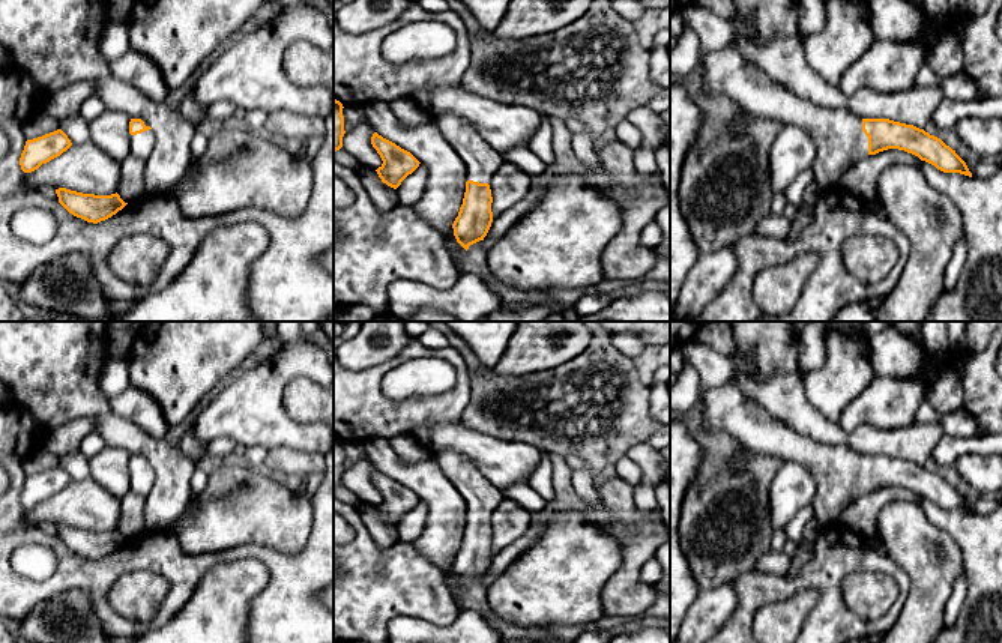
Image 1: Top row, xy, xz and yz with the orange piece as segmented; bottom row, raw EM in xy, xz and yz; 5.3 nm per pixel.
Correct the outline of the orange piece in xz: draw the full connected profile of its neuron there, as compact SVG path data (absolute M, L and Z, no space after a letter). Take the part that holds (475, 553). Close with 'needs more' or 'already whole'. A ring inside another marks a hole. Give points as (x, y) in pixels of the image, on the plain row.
M455 451L436 454L434 461L467 503L463 541L452 565L457 578L467 587L484 577L491 559L491 514L505 500L505 493L491 484L473 464Z; needs more

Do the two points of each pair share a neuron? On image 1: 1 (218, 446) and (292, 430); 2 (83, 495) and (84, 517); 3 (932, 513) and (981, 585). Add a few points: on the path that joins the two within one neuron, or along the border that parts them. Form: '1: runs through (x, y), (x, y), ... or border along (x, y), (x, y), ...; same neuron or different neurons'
1: border along (236, 442), (227, 437), (215, 437), (208, 443); different neurons
2: runs through (83, 501), (84, 511); same neuron
3: runs through (953, 523), (981, 552), (981, 564); same neuron

